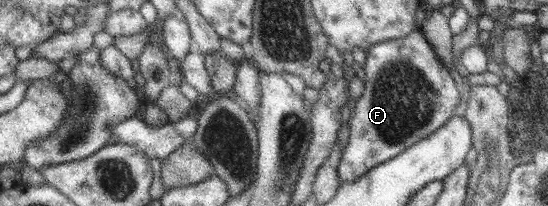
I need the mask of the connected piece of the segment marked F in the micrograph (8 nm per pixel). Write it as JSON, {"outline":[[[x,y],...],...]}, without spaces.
{"outline":[[[417,28],[404,38],[371,45],[369,49],[366,49],[363,71],[365,76],[363,93],[360,98],[355,99],[353,116],[348,122],[348,142],[343,148],[336,169],[337,179],[342,183],[355,181],[360,175],[382,162],[396,157],[420,139],[441,128],[452,117],[460,101],[459,90],[455,86],[449,70],[433,53],[430,43]]]}

